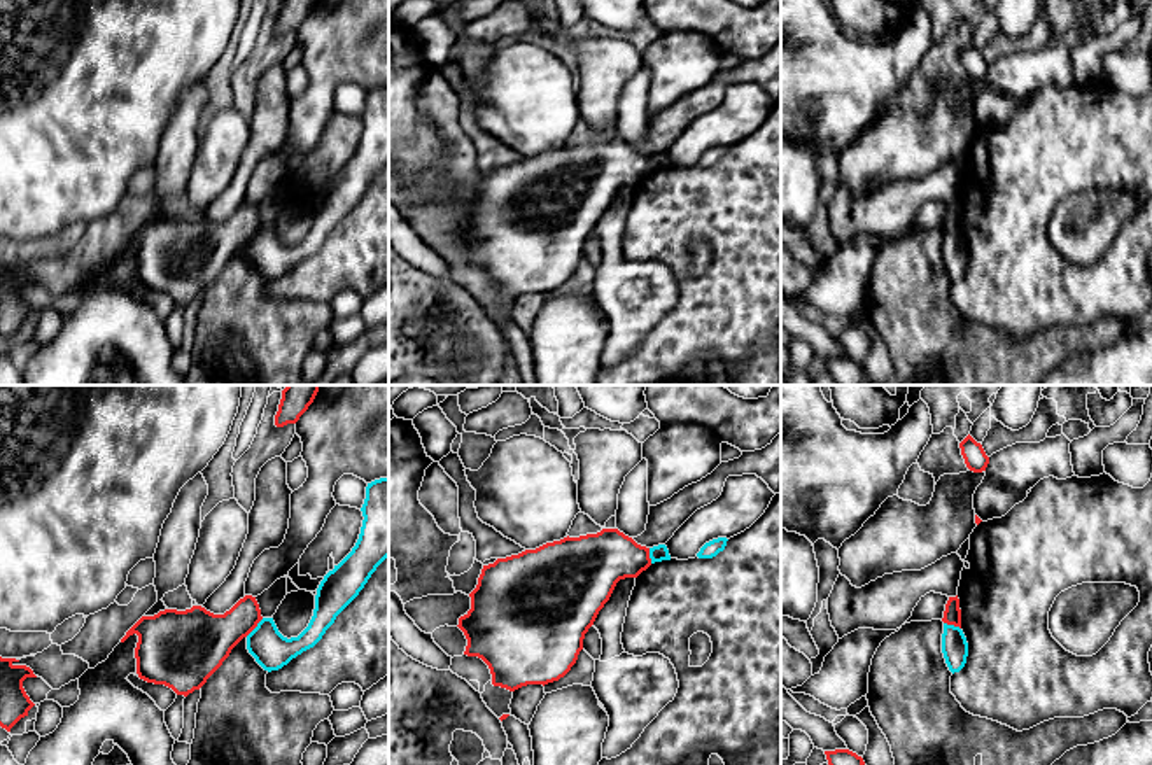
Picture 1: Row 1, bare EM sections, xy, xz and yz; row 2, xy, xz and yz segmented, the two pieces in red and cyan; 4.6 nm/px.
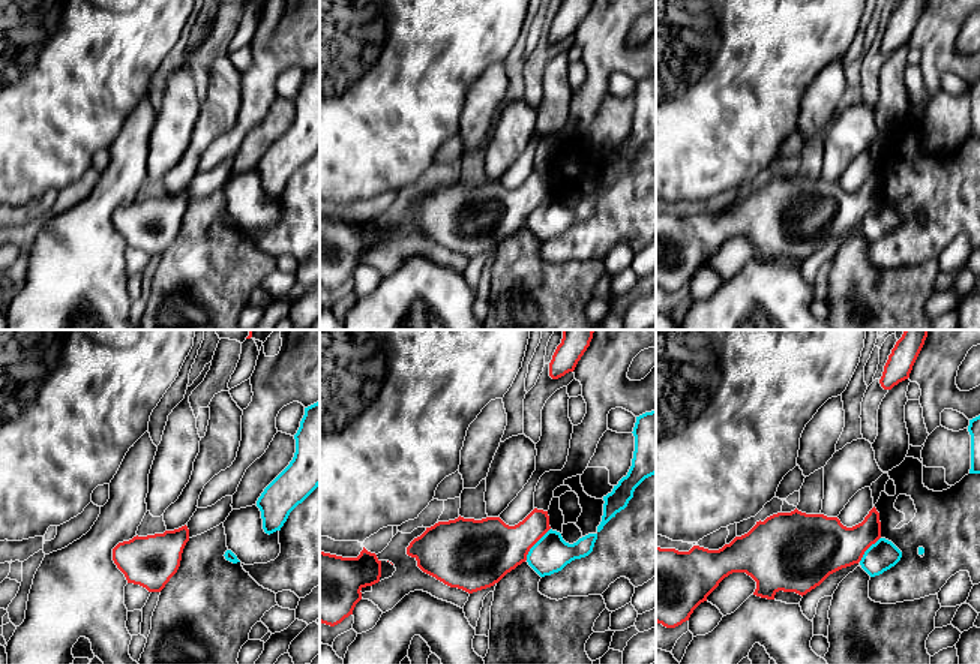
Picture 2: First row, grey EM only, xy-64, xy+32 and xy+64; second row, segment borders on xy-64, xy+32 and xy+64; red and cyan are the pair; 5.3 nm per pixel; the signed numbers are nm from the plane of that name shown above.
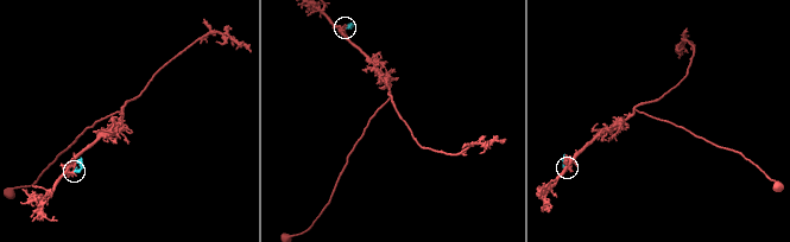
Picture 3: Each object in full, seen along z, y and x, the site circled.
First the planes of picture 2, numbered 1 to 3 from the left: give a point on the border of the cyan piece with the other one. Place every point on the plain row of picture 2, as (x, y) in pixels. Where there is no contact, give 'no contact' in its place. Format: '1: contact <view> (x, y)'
1: no contact
2: contact xy+32 (535, 207)
3: contact xy+64 (868, 212)

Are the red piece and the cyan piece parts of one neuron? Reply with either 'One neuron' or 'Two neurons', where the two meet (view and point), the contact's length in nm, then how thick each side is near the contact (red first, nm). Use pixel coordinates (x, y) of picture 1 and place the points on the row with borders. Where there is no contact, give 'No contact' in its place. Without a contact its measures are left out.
Two neurons. Touches red at xy (254, 627). Shared border 120 nm. Thickness 280 nm (red) against 170 nm

